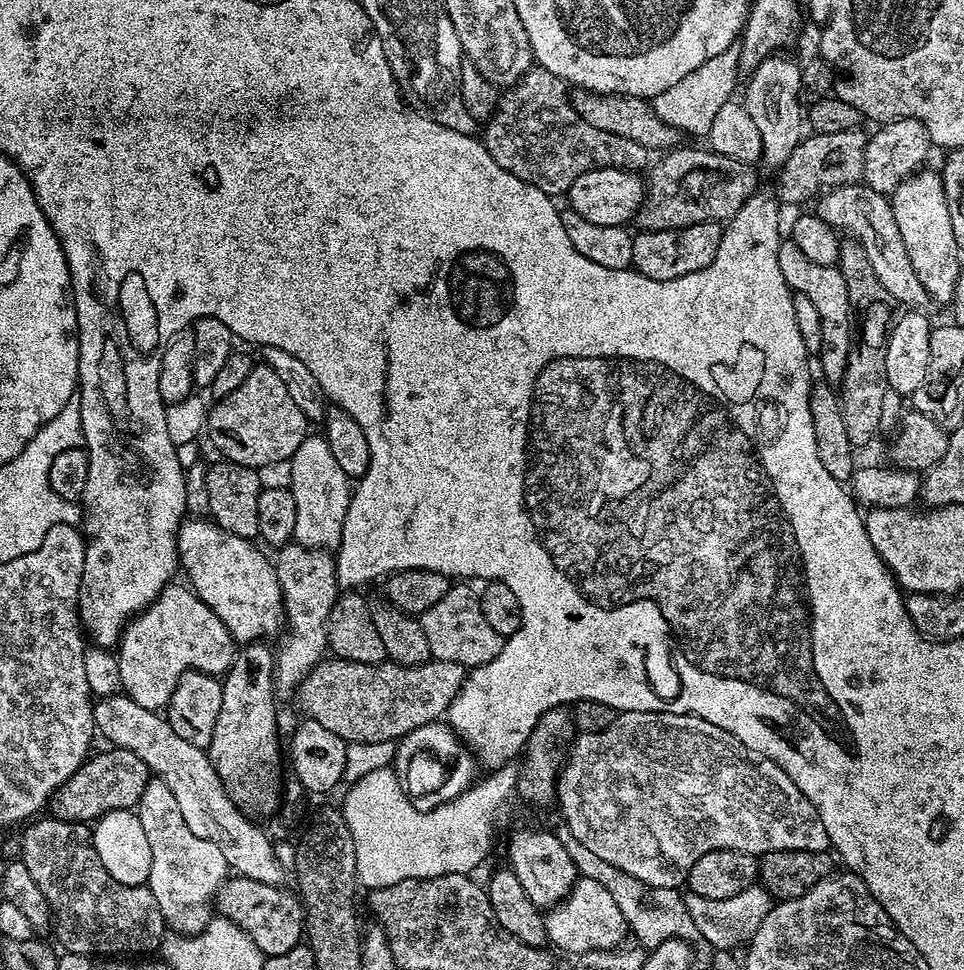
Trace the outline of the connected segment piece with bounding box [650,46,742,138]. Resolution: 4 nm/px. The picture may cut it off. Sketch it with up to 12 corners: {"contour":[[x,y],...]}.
{"contour":[[733,46],[690,70],[652,108],[681,134],[707,137],[737,95]]}

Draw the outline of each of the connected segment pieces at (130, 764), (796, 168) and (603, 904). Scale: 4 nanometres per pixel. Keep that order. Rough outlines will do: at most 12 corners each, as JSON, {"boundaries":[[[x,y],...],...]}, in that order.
{"boundaries":[[[130,750],[89,755],[51,815],[95,822],[139,805],[150,773]],[[863,127],[805,135],[779,169],[781,205],[864,179]],[[580,876],[547,909],[548,944],[618,948],[629,924],[614,894]]]}

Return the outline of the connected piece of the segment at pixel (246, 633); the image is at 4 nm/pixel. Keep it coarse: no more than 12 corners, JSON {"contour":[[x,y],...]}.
{"contour":[[185,519],[187,583],[241,645],[285,627],[276,565],[211,519]]}

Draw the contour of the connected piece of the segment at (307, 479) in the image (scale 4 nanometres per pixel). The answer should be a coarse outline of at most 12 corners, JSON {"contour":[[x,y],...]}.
{"contour":[[320,434],[288,462],[295,543],[339,547],[352,484]]}

